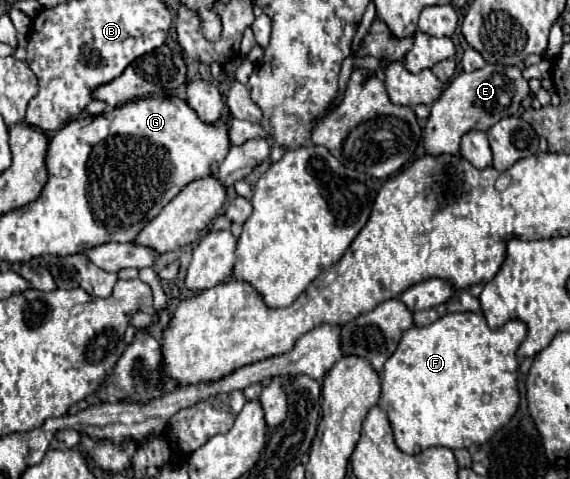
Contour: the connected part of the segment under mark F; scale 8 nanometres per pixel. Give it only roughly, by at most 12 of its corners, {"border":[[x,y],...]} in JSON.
{"border":[[527,326],[403,332],[379,406],[407,454],[487,442],[519,406]]}

